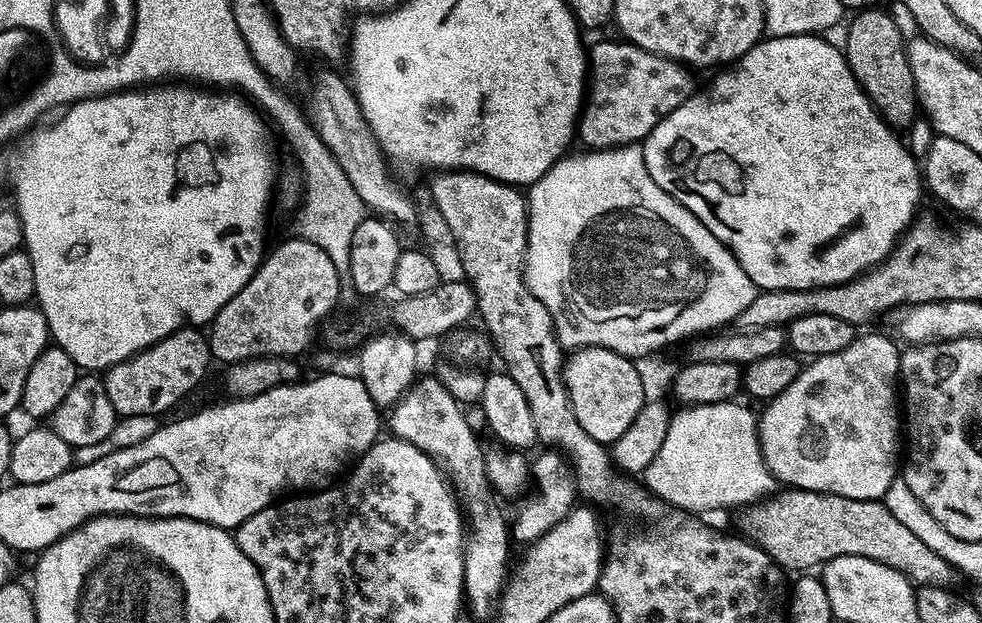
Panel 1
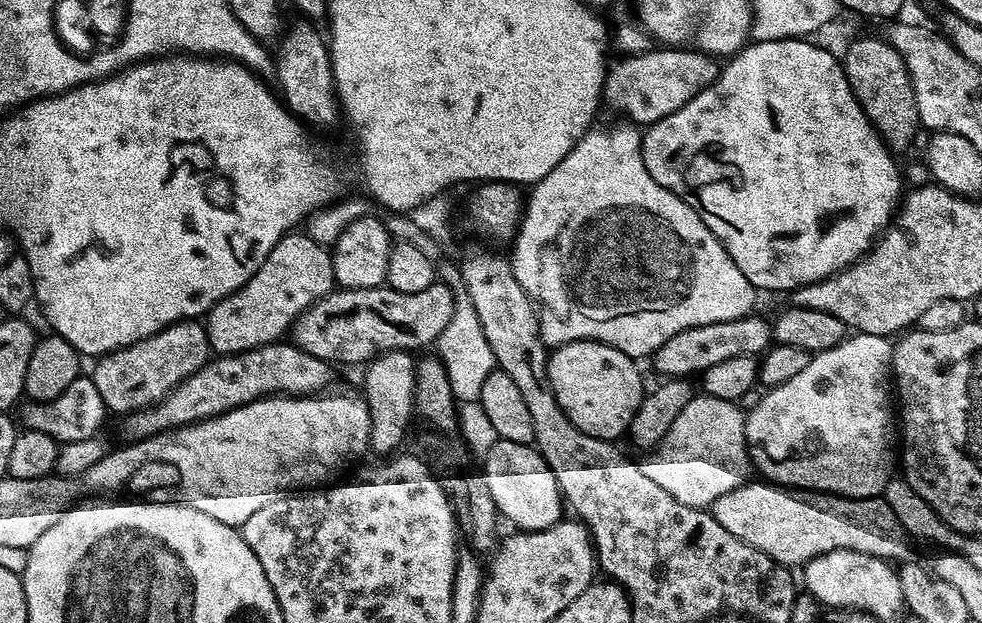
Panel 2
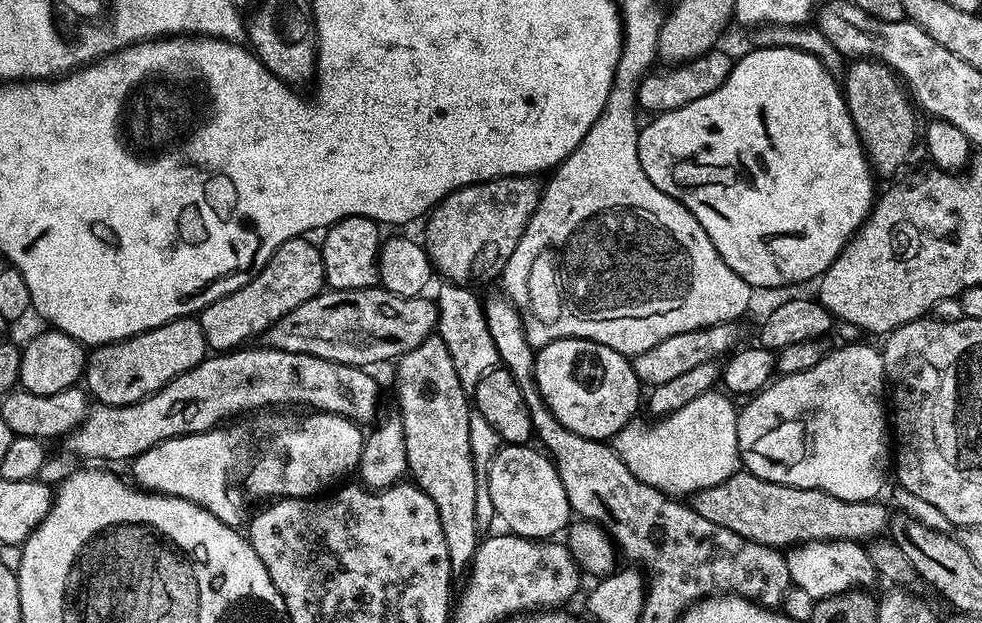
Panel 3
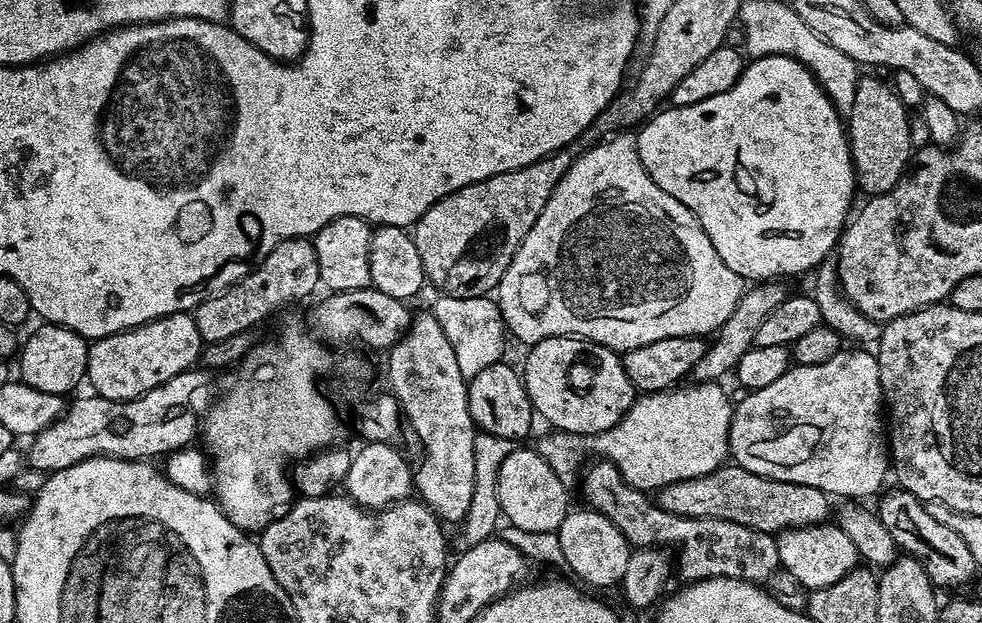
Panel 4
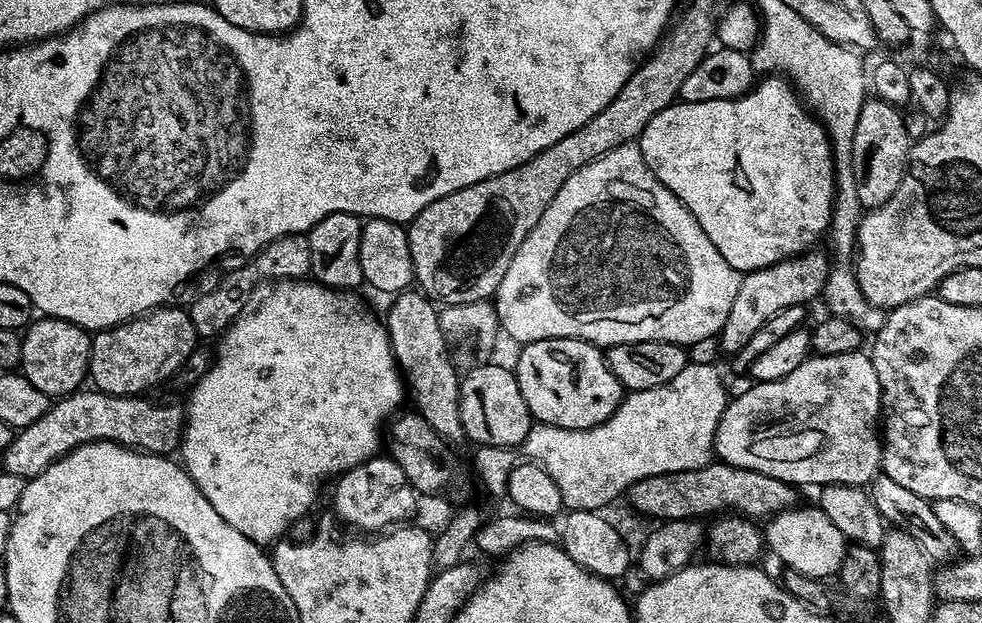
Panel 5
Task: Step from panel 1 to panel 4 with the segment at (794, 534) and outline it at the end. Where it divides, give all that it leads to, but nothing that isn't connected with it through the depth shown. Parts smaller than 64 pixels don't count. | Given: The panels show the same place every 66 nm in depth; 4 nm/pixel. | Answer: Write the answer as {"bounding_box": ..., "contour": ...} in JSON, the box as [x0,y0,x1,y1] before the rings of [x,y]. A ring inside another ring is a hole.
{"bounding_box":[659,462,829,534],"contour":[[[735,462],[725,463],[716,472],[702,478],[690,478],[674,482],[659,489],[660,509],[686,518],[718,518],[738,522],[738,526],[750,526],[759,532],[779,534],[787,528],[805,528],[811,524],[823,524],[829,519],[828,493],[814,486],[802,486],[794,482],[782,482],[766,478],[740,467]]]}

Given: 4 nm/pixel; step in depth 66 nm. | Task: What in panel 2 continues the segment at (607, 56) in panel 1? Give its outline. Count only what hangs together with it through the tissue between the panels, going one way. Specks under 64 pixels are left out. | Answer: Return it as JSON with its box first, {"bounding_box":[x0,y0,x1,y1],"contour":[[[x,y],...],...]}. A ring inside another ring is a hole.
{"bounding_box":[602,46,721,126],"contour":[[[656,46],[646,52],[635,54],[624,54],[607,65],[604,77],[604,91],[602,93],[606,104],[612,108],[617,108],[621,112],[621,117],[627,118],[636,126],[651,126],[657,124],[662,118],[674,114],[690,98],[702,94],[702,90],[709,88],[720,76],[721,65],[717,57],[708,56],[704,52],[698,52],[690,48],[670,48],[667,46]]]}

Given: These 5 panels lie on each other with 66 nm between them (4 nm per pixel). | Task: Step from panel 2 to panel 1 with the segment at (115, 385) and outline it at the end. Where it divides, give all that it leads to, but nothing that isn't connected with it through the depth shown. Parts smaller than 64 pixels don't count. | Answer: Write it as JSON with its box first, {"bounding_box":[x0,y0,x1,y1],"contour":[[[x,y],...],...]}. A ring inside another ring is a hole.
{"bounding_box":[103,326,213,417],"contour":[[[189,326],[172,332],[156,344],[145,348],[123,364],[115,364],[103,373],[106,390],[112,396],[117,417],[155,416],[168,412],[183,396],[188,396],[204,380],[208,363],[213,363],[208,336],[199,327]]]}

